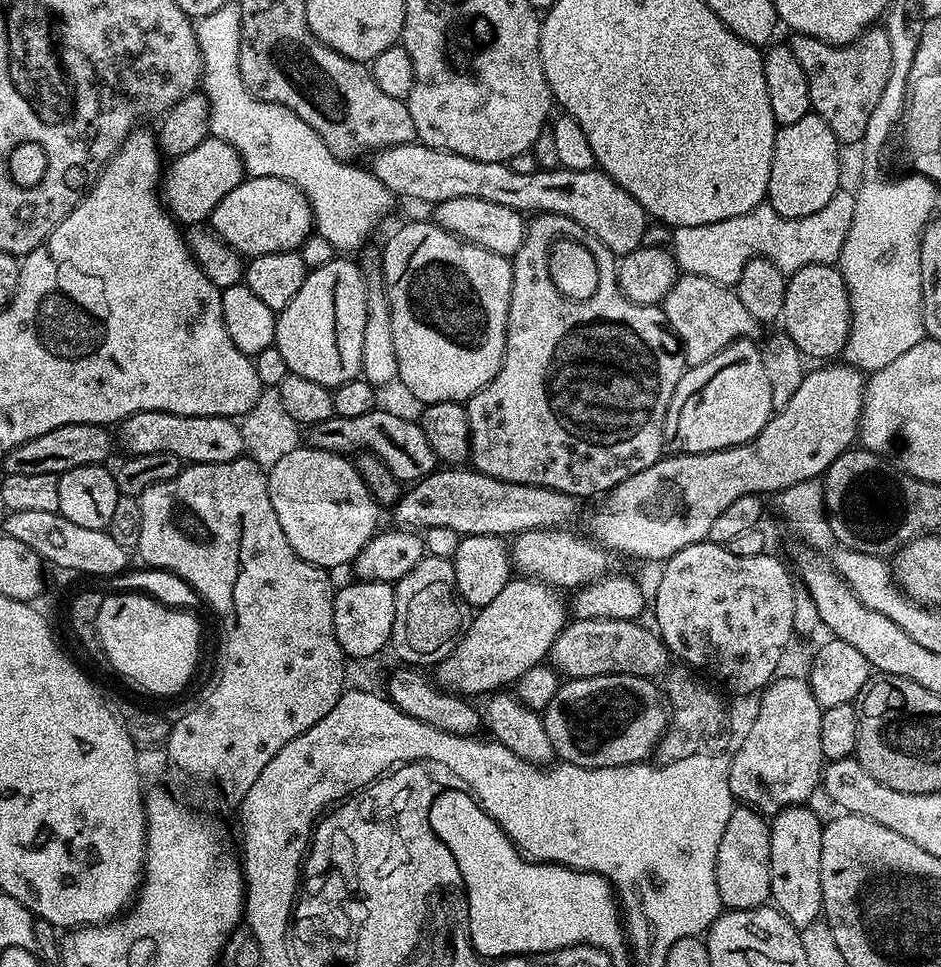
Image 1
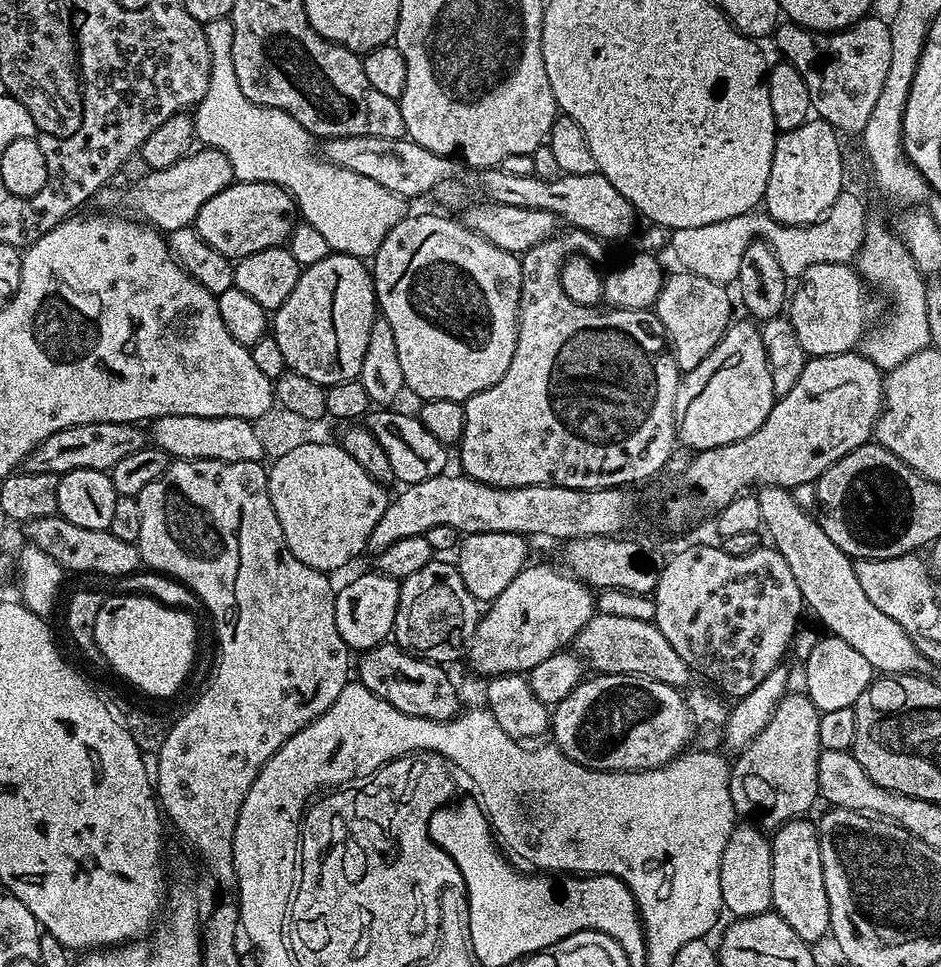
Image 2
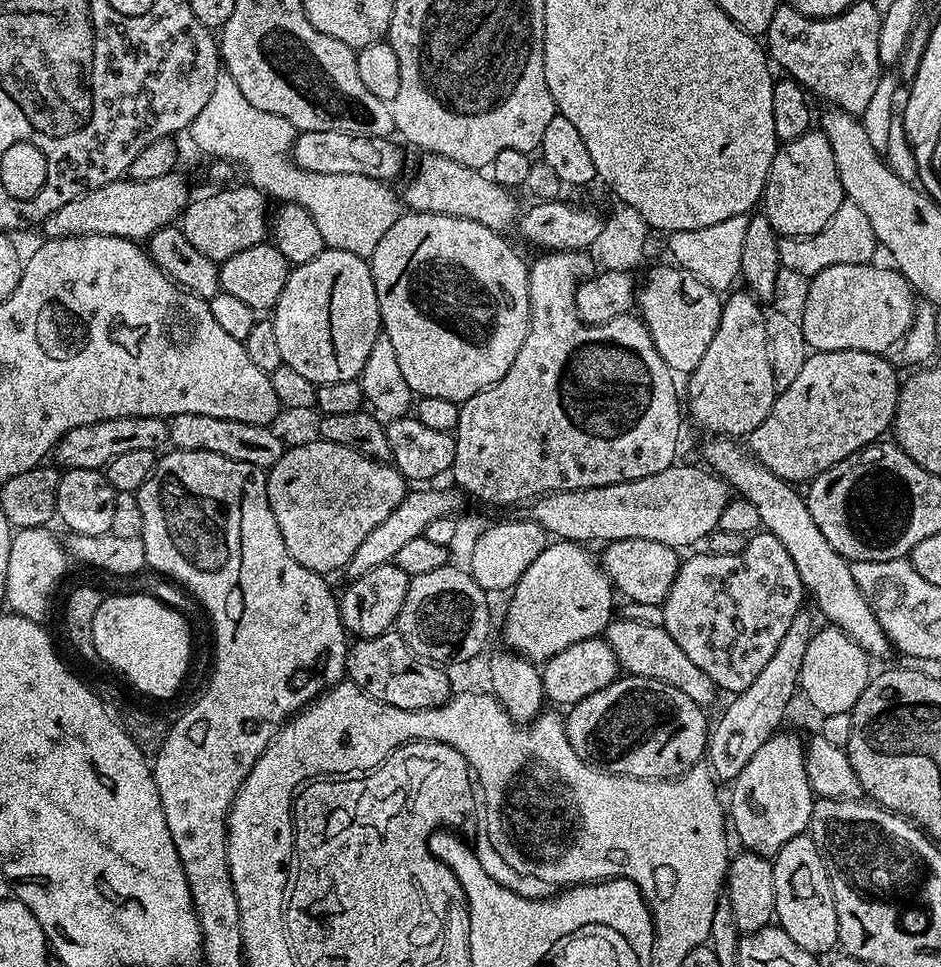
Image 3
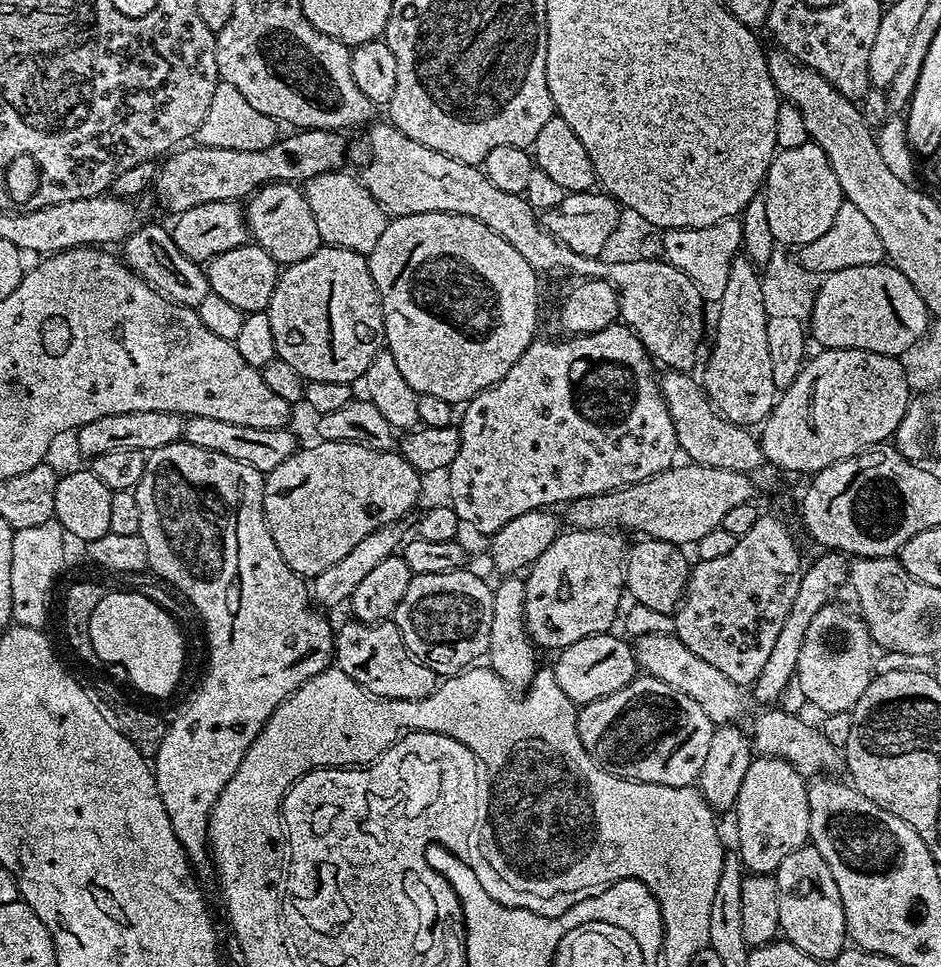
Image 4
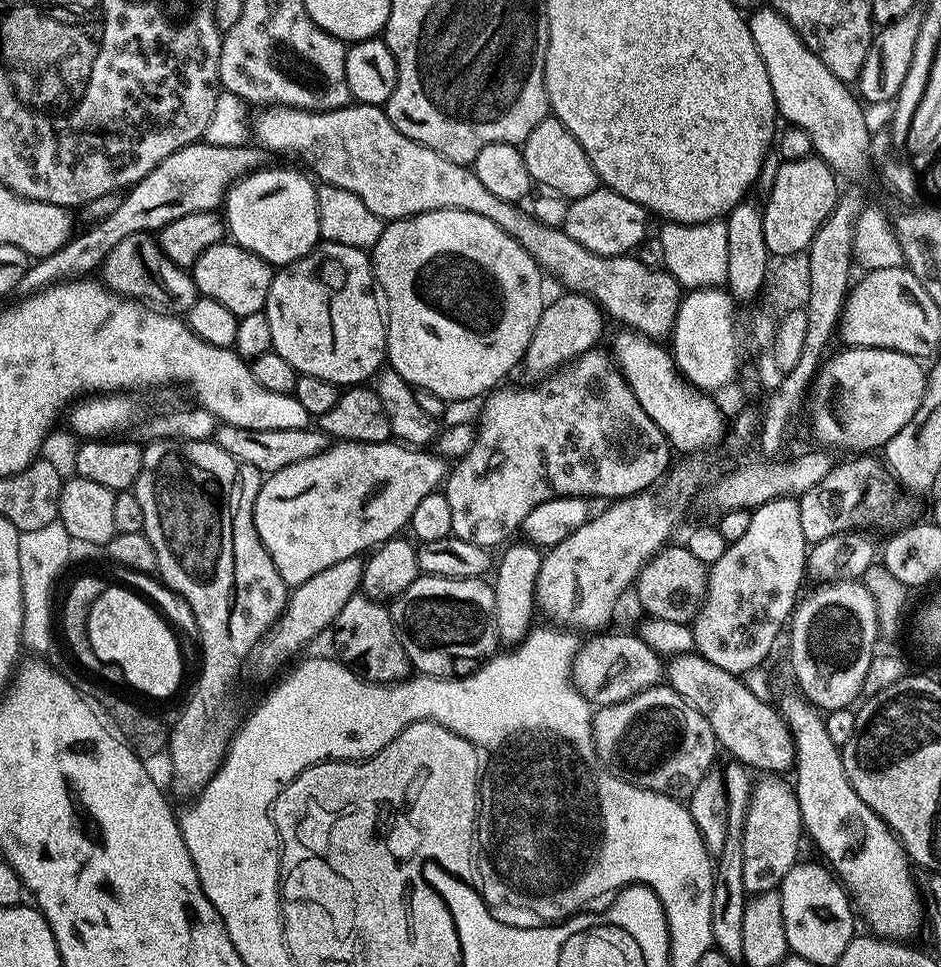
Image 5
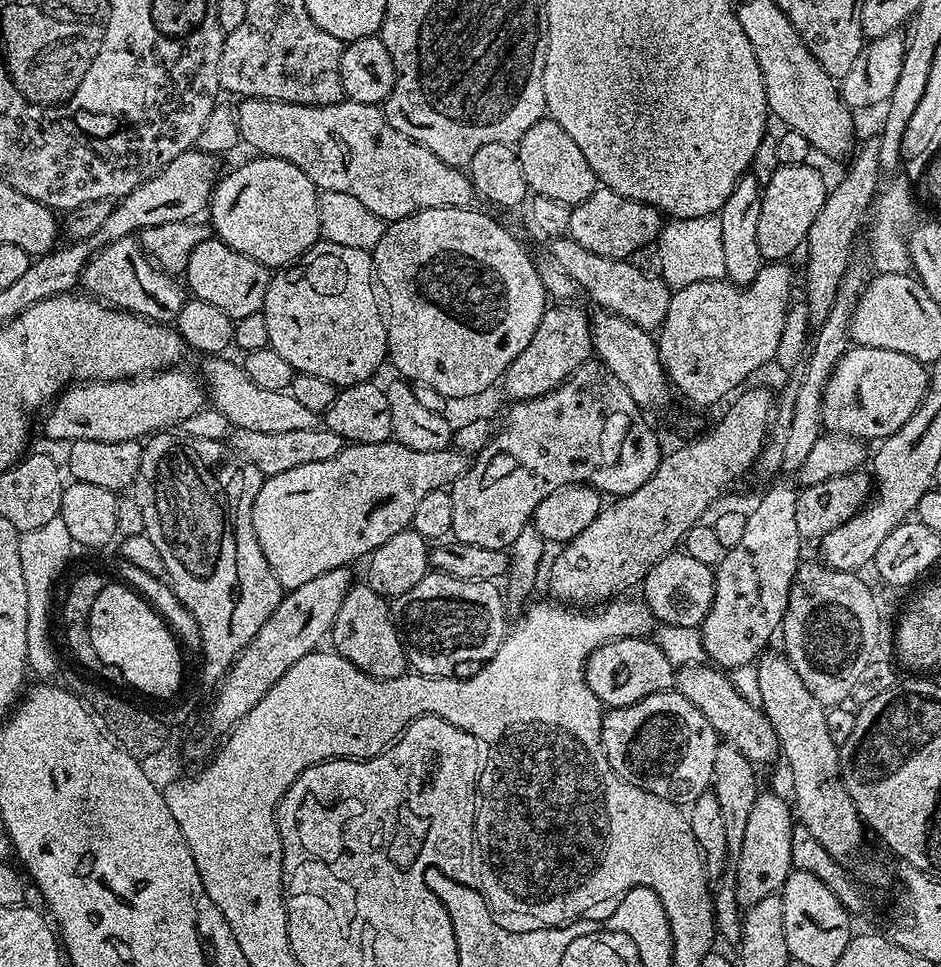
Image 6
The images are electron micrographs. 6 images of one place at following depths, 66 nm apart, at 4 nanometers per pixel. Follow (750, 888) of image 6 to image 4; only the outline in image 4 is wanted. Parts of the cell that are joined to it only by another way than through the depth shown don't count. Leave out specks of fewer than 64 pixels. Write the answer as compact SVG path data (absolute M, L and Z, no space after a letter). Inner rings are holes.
M757 755L738 786L734 809L736 836L740 839L738 855L745 869L752 874L775 874L786 854L805 847L810 837L810 802L808 784L790 762L780 756Z

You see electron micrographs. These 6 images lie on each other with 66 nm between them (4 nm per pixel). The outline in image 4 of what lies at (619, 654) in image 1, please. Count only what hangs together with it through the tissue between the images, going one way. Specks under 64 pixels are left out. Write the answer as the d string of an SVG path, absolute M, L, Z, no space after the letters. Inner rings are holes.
M650 633L635 637L634 651L637 665L647 675L658 678L658 682L666 682L666 686L678 690L678 694L686 694L686 698L694 698L694 702L702 706L706 718L710 718L713 725L739 721L741 689L721 670L710 666L703 658L698 658L675 634Z

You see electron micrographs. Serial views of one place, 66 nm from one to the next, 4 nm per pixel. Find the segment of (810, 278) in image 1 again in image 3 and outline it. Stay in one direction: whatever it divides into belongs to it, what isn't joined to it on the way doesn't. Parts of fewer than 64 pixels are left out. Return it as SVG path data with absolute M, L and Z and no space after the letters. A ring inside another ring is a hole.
M876 262L843 264L830 266L811 277L805 308L798 317L809 349L818 352L858 350L883 353L887 336L896 342L908 333L914 319L913 301L895 300L888 296L891 288L907 289L908 279L895 267L887 267L879 268Z

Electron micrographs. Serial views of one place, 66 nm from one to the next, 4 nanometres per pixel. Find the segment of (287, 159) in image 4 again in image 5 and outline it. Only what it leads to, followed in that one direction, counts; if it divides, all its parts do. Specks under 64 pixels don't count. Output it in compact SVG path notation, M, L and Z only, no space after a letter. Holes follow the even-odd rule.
M197 142L187 144L185 148L170 154L170 158L158 162L154 170L150 170L137 184L127 189L122 206L118 206L114 214L93 223L91 225L93 228L81 236L80 233L73 235L72 239L66 242L66 246L62 246L62 250L54 250L54 254L41 256L35 262L29 263L19 291L31 294L69 274L91 273L88 271L103 265L110 250L114 250L114 246L118 246L122 238L130 238L130 234L139 232L156 234L170 222L186 218L186 214L217 211L225 203L233 185L252 172L261 171L269 163L267 161L270 159L269 153L263 147L252 147L251 143L214 146Z

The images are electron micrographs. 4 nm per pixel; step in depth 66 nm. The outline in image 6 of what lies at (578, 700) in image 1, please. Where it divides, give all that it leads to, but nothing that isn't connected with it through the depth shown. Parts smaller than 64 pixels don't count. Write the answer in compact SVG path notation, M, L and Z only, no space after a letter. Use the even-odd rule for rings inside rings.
M678 691L655 692L630 706L608 708L601 722L601 744L610 766L627 784L638 786L677 806L690 806L703 792L709 791L714 774L718 737L714 726Z

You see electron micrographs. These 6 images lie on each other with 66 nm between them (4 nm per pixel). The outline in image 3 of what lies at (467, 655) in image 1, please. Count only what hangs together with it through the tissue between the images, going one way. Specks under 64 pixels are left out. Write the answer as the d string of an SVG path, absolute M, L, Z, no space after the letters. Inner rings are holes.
M556 540L549 543L526 566L526 574L511 589L512 601L504 616L505 649L533 662L543 662L554 654L562 654L574 642L595 640L612 623L614 585L603 567L587 552L583 543Z

